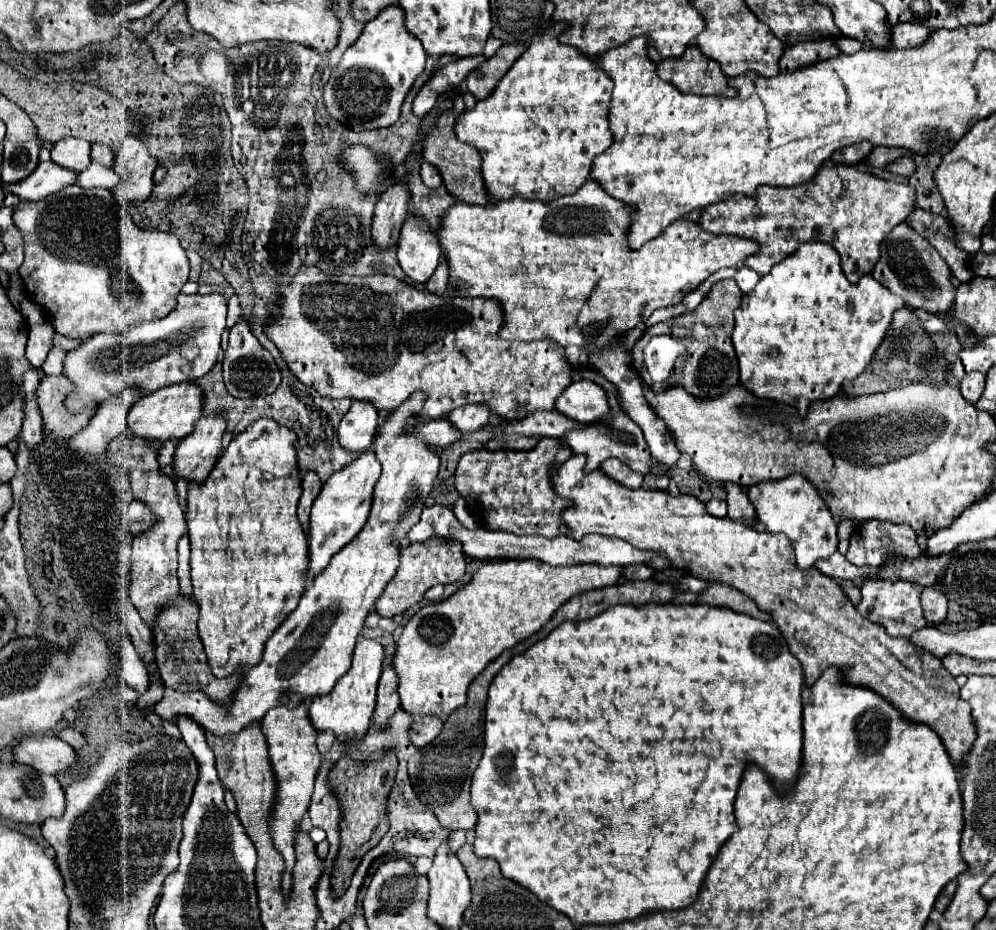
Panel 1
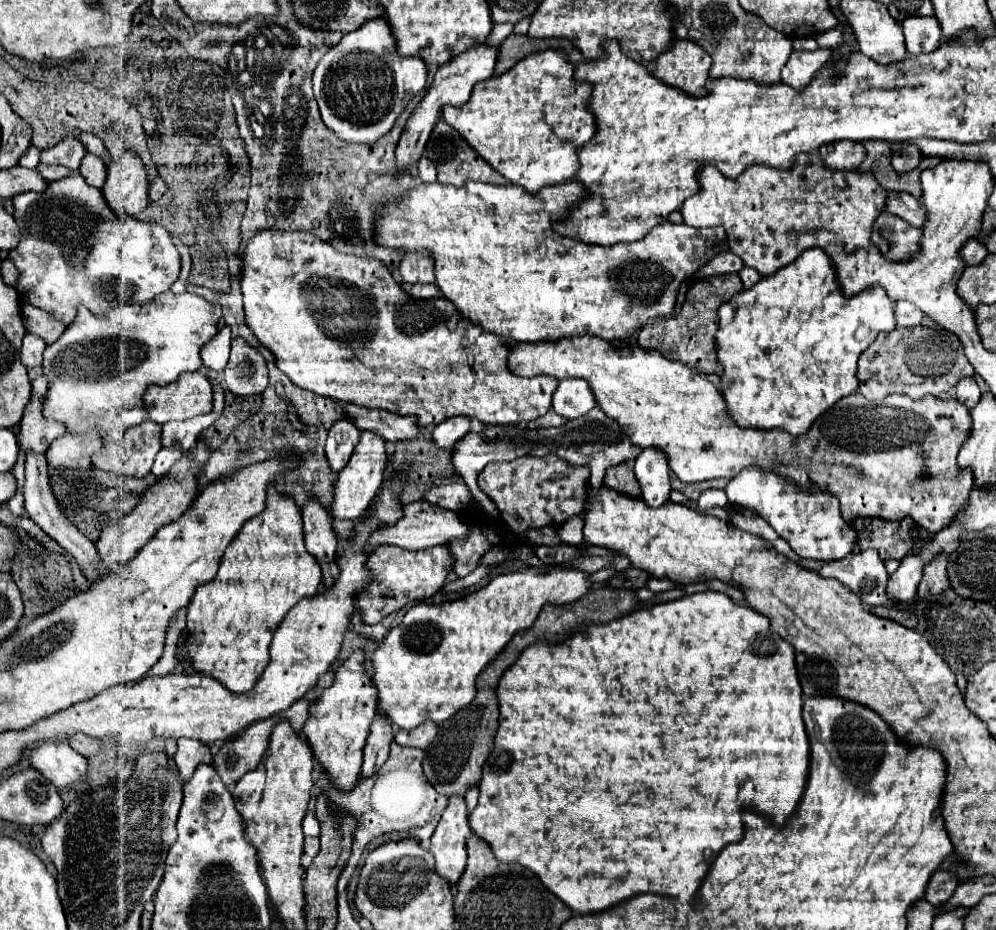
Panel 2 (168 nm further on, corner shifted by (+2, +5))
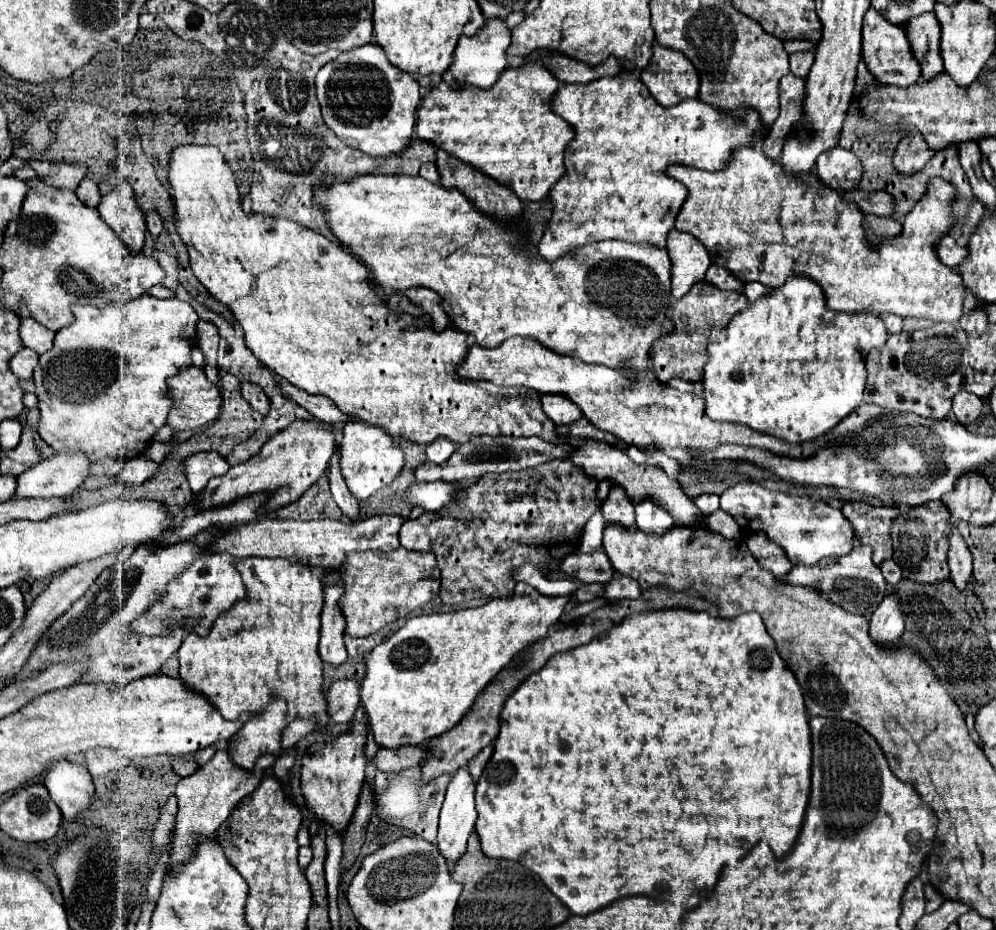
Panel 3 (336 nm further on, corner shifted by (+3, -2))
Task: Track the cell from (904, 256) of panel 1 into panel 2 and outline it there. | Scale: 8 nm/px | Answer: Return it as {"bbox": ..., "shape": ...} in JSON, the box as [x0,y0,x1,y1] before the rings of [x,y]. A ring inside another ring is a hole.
{"bbox":[871,211,921,261],"shape":[[[883,211],[881,217],[873,223],[871,241],[879,247],[879,251],[891,261],[909,259],[919,251],[921,229],[905,223],[903,219]]]}

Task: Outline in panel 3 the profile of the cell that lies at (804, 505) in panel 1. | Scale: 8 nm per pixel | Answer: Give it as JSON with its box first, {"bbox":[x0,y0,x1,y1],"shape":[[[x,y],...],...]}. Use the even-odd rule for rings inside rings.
{"bbox":[720,482,854,566],"shape":[[[738,482],[720,496],[720,508],[728,512],[740,526],[762,530],[768,538],[784,548],[792,564],[814,566],[822,558],[846,556],[854,548],[854,528],[834,506],[814,502],[806,496],[790,496],[784,492],[772,492],[758,482]]]}

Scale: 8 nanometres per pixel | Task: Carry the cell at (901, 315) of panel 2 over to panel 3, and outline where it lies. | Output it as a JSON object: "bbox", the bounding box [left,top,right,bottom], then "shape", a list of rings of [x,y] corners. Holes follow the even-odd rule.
{"bbox":[880,314,904,334],"shape":[[[882,314],[880,318],[882,318],[882,322],[886,324],[886,328],[888,328],[888,332],[890,332],[890,334],[894,334],[894,332],[900,332],[900,330],[902,330],[904,320],[902,320],[900,316],[896,316],[896,314]]]}

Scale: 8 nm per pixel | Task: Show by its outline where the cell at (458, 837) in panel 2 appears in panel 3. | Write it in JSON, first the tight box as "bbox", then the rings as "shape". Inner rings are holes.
{"bbox":[436,768,476,866],"shape":[[[460,768],[446,790],[446,800],[440,810],[440,828],[436,846],[440,854],[454,866],[466,854],[466,842],[476,824],[474,782],[470,774]]]}

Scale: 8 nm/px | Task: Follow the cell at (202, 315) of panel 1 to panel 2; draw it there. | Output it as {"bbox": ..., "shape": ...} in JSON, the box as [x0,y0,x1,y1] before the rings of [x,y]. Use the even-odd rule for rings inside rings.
{"bbox":[43,291,221,443],"shape":[[[171,291],[167,293],[159,293],[159,297],[155,297],[155,301],[149,301],[149,303],[143,303],[143,305],[125,305],[125,307],[119,307],[119,309],[111,309],[111,313],[99,317],[99,315],[91,315],[91,311],[87,307],[79,307],[79,313],[75,317],[75,321],[63,331],[63,335],[47,345],[45,353],[43,353],[43,375],[47,377],[47,395],[45,395],[45,403],[43,403],[43,417],[47,419],[53,419],[53,421],[61,421],[65,423],[67,431],[69,433],[75,433],[75,435],[83,435],[91,429],[95,429],[101,437],[103,437],[103,443],[111,443],[111,441],[119,441],[119,437],[133,425],[139,425],[143,421],[147,421],[147,411],[145,407],[141,405],[141,399],[143,399],[143,393],[147,391],[149,385],[157,385],[157,383],[173,383],[179,373],[183,371],[197,371],[203,363],[201,363],[201,357],[199,357],[199,351],[201,347],[211,341],[217,333],[217,323],[221,319],[221,309],[215,307],[213,303],[205,301],[203,297],[197,297],[193,293],[181,293],[181,295],[175,295]]]}

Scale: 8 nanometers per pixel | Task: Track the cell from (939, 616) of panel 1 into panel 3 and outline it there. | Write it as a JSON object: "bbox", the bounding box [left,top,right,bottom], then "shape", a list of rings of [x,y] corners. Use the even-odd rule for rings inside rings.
{"bbox":[892,502,950,584],"shape":[[[930,502],[922,506],[910,506],[900,512],[892,526],[892,542],[896,564],[904,564],[904,576],[918,584],[938,584],[950,580],[950,572],[946,566],[946,520],[950,520],[950,512],[942,502]]]}

